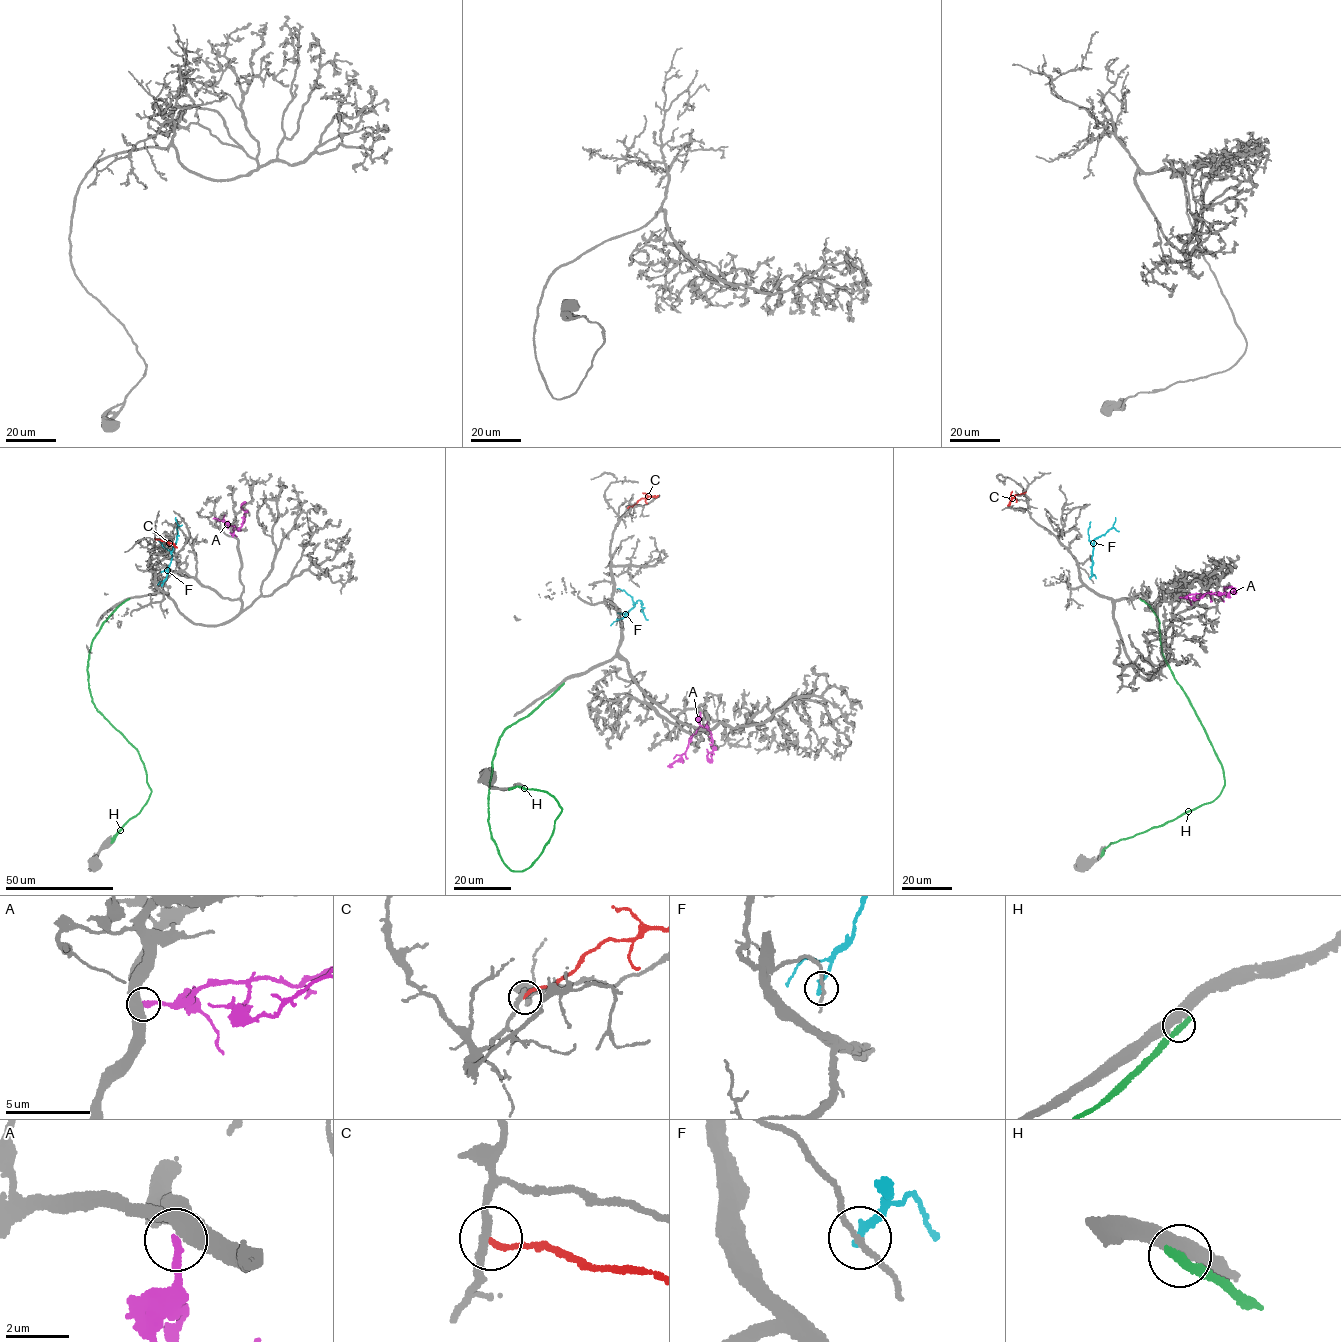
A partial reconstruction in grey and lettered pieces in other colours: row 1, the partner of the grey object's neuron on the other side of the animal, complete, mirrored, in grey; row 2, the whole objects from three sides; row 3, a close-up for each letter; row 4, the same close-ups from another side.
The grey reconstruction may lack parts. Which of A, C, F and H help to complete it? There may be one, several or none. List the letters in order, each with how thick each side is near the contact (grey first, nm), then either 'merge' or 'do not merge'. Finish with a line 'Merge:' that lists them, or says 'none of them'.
A: 440/240 nm | do not merge
C: 240/180 nm | do not merge
F: 150/280 nm | do not merge
H: 420/360 nm | do not merge
Merge: none of them

